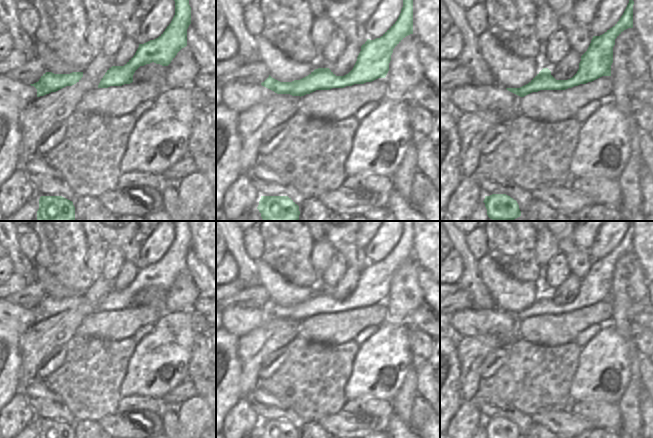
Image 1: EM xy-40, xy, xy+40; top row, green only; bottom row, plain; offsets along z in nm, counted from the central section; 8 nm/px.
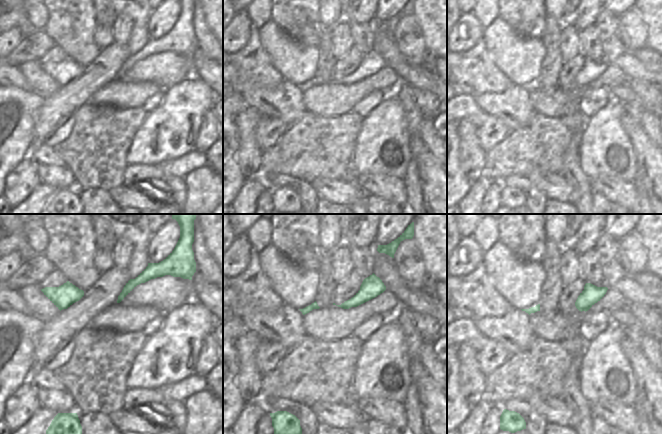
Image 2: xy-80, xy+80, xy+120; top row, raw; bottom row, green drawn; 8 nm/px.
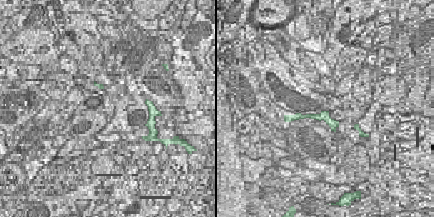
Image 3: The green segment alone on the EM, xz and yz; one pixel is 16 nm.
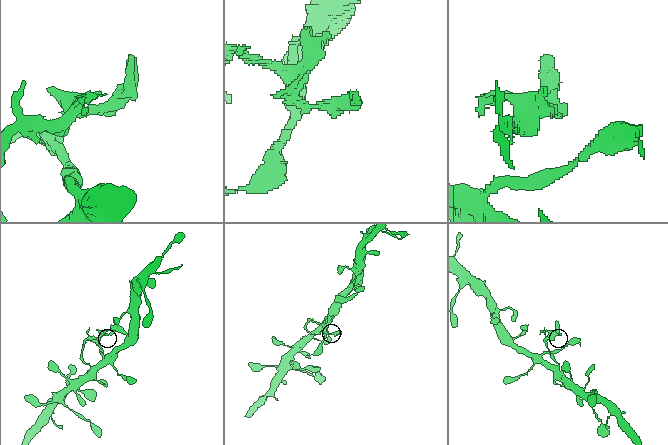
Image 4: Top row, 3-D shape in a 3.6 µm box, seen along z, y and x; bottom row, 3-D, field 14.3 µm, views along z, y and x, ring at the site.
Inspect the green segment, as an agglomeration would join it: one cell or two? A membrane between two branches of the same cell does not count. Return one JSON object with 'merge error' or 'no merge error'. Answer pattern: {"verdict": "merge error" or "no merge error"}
{"verdict": "no merge error"}

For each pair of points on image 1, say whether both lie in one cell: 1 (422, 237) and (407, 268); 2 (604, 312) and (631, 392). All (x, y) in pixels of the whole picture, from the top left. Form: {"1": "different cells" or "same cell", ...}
{"1": "different cells", "2": "different cells"}

